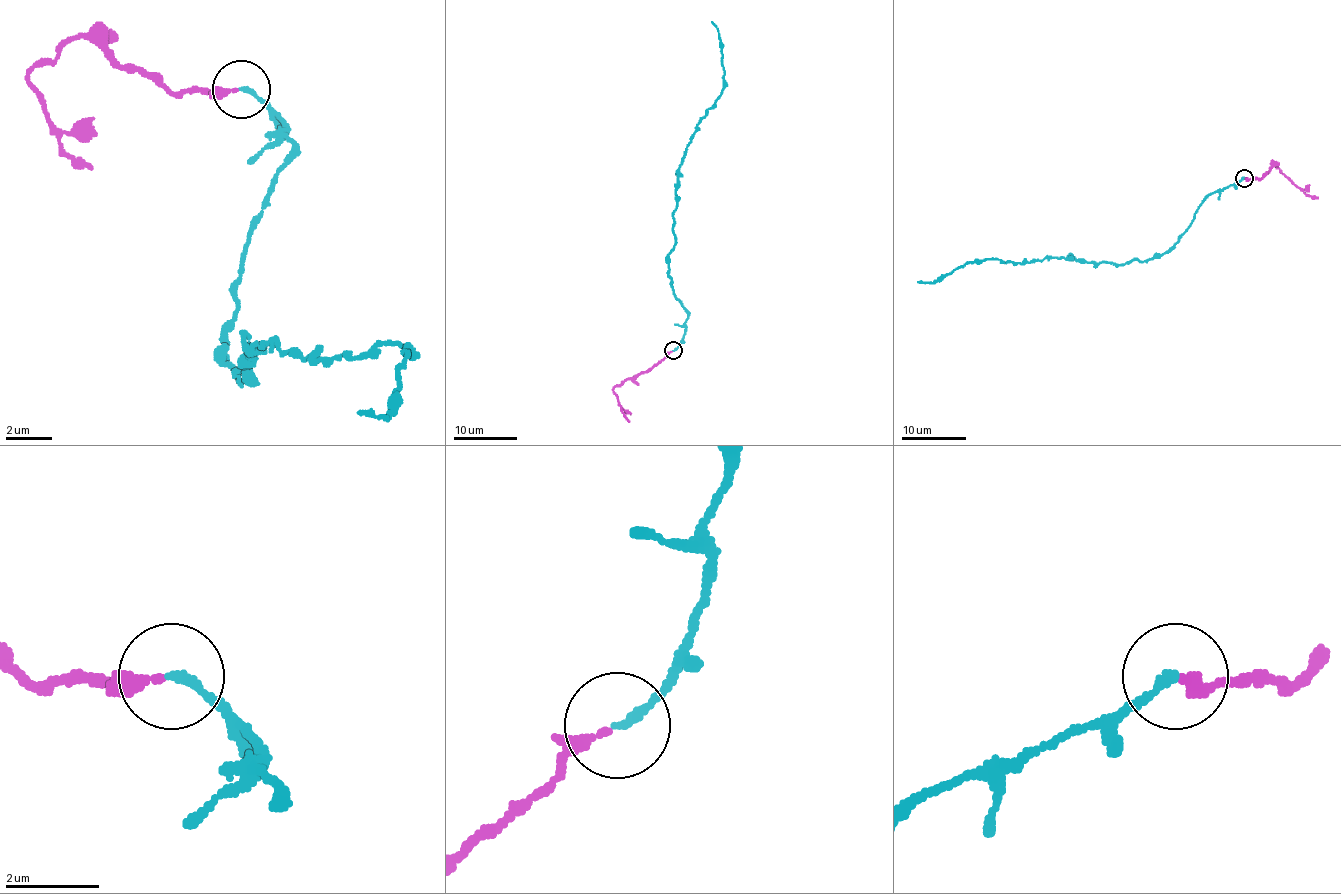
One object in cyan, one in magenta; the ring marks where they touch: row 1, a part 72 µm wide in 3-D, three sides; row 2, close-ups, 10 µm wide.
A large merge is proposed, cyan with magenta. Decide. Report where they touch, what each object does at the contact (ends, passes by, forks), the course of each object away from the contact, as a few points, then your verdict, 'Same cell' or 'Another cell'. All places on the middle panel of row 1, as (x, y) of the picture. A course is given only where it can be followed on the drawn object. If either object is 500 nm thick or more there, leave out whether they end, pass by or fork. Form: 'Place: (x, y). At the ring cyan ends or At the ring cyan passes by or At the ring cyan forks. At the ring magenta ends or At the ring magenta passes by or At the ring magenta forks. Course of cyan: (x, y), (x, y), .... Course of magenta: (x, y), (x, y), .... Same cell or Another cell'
Place: (673, 350). At the ring cyan ends. At the ring magenta passes by. Course of cyan: (672, 351), (688, 316), (669, 275), (681, 158), (723, 89), (722, 42), (711, 21). Course of magenta: (672, 351), (617, 385), (613, 393), (629, 422). Same cell

